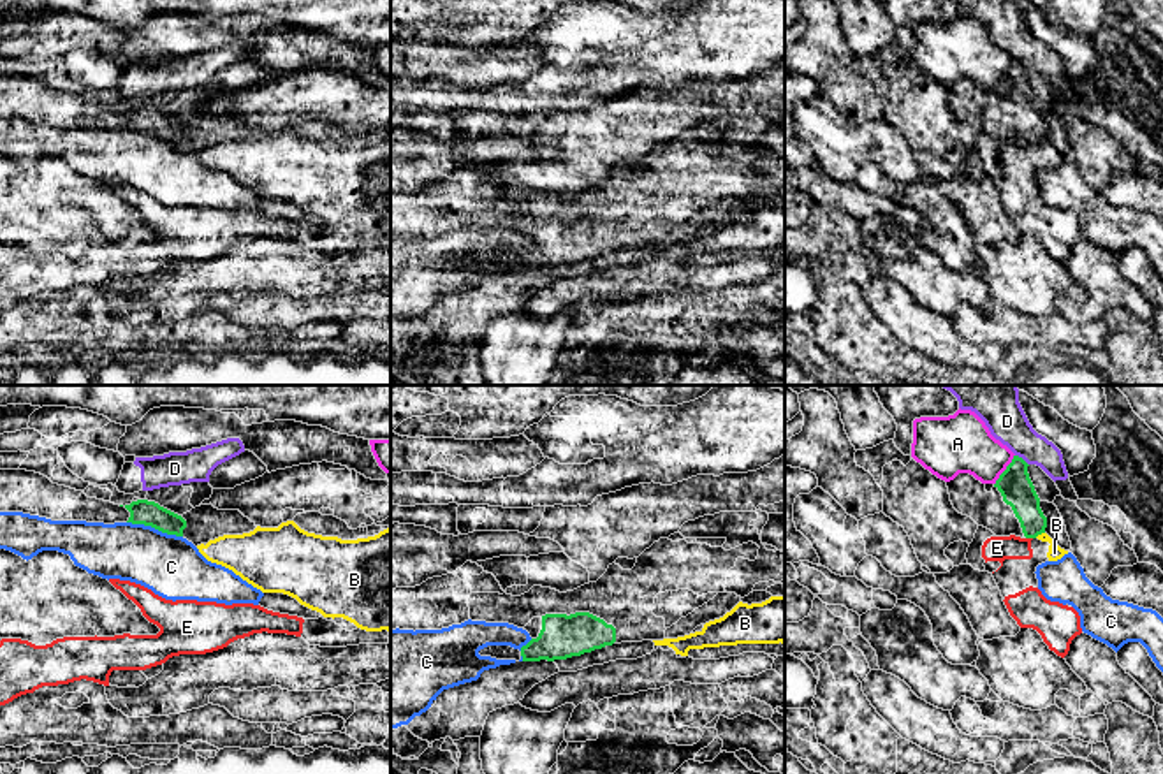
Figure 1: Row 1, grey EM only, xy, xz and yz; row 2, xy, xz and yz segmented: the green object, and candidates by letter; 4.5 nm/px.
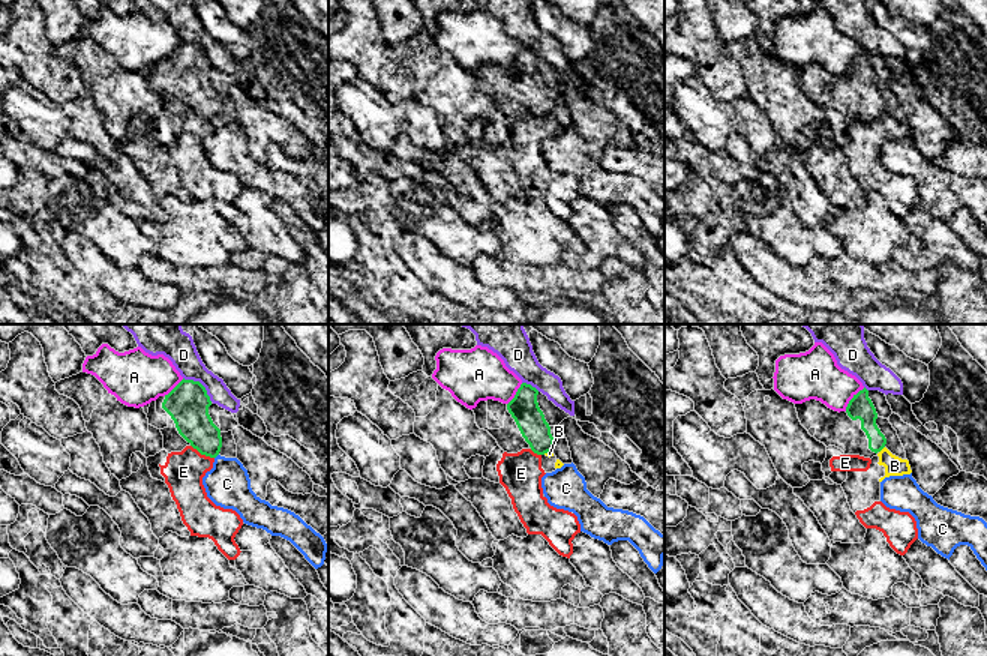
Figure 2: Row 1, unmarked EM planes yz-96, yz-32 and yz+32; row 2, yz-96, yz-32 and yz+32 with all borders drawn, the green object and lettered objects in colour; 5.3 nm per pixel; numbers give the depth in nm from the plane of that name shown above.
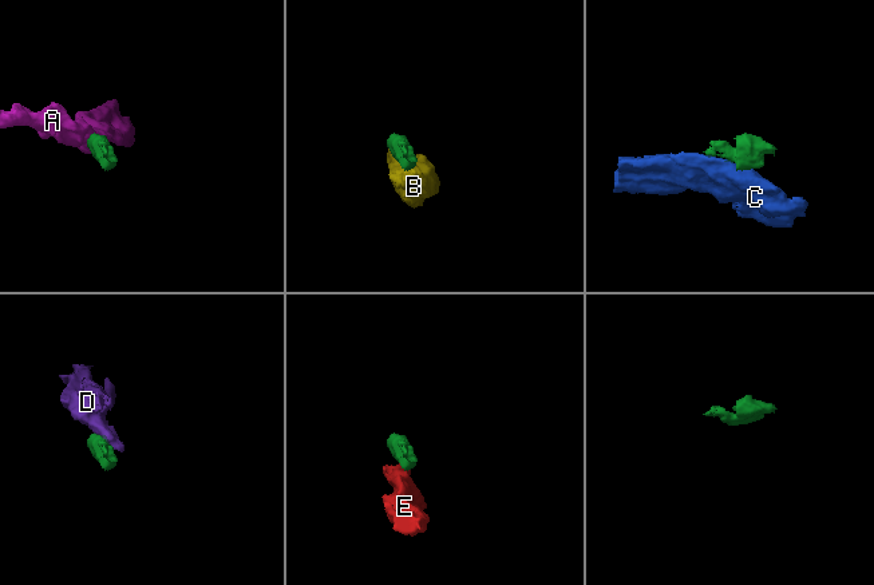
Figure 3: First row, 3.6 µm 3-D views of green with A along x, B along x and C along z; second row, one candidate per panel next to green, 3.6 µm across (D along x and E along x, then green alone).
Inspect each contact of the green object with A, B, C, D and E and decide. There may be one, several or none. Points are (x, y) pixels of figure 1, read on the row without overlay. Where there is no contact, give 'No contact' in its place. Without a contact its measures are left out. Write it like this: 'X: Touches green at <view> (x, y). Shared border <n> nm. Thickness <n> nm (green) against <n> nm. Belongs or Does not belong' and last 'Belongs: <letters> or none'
A: Touches green at yz (1005, 76). Shared border 170 nm. Thickness 150 nm (green) against 280 nm. Does not belong
B: Touches green at yz (1038, 139). Shared border 50 nm. Thickness 150 nm (green) against 70 nm. Does not belong
C: Touches green at xy (155, 134). Shared border 260 nm. Thickness 110 nm (green) against 280 nm. Does not belong
D: Touches green at yz (1023, 65). Shared border 80 nm. Thickness 150 nm (green) against 180 nm. Does not belong
E: Touches green at yz (1030, 143). Shared border 30 nm. Thickness 150 nm (green) against 110 nm. Does not belong
Belongs: none

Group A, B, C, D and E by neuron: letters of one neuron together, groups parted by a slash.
A / B E / C / D

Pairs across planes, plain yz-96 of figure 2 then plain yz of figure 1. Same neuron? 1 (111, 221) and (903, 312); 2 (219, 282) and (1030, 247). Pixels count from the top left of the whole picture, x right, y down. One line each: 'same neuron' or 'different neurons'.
1: different neurons
2: different neurons

